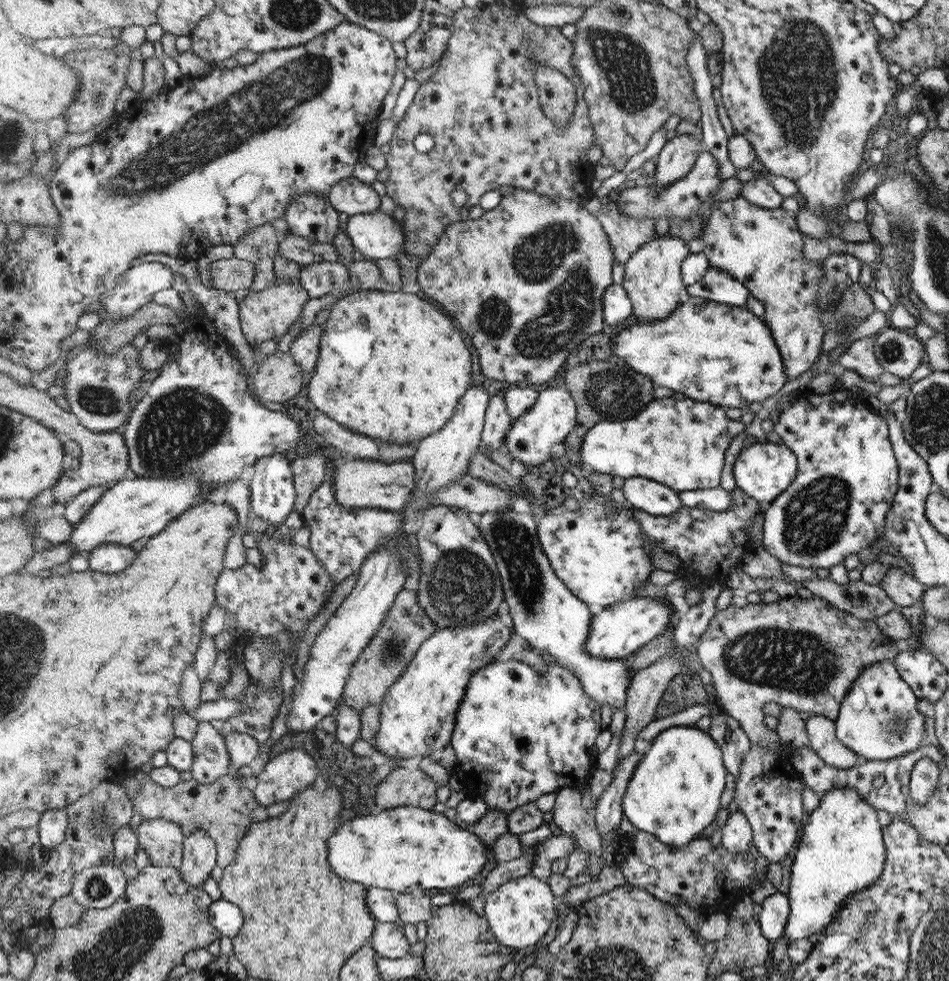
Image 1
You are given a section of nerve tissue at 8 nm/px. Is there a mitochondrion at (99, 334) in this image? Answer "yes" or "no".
no

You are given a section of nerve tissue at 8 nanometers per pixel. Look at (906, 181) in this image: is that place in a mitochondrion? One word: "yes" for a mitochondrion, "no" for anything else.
no

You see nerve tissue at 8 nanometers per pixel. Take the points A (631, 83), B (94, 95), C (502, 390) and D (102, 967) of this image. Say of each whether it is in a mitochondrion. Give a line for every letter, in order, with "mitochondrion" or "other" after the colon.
A: mitochondrion
B: mitochondrion
C: other
D: mitochondrion

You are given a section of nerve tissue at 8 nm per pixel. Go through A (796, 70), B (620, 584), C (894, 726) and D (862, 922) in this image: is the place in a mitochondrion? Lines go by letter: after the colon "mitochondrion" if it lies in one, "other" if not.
A: mitochondrion
B: other
C: mitochondrion
D: mitochondrion

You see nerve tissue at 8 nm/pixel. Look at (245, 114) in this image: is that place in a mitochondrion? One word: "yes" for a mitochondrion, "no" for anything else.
yes

